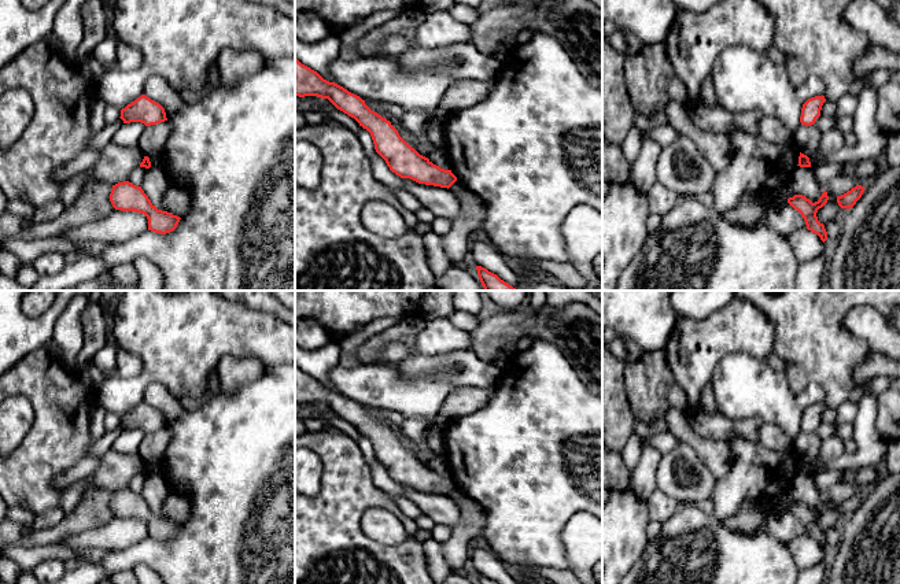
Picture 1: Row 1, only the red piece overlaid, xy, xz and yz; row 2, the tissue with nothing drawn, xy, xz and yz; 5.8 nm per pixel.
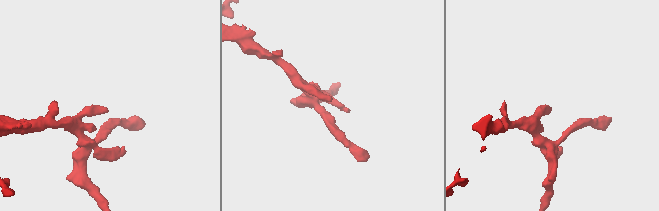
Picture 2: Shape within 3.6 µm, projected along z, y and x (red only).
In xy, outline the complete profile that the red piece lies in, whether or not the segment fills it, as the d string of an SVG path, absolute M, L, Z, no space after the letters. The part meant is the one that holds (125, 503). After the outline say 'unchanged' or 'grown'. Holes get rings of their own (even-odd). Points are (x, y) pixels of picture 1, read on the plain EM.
M129 488L112 492L110 509L115 517L144 521L148 526L148 537L155 540L166 542L173 539L181 526L167 518L158 517L141 494L136 494Z; unchanged

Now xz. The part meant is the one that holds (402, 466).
M296 365L295 403L328 406L338 417L354 425L359 433L370 440L376 459L386 467L390 477L401 485L447 496L457 488L451 477L440 476L412 455L391 429L372 418L365 407L343 393L324 387Z; unchanged

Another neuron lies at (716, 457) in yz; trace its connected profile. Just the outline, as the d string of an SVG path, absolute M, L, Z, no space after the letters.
M668 409L664 419L667 421L668 432L682 443L689 444L715 478L723 478L730 472L731 452L727 441L696 435L679 409Z

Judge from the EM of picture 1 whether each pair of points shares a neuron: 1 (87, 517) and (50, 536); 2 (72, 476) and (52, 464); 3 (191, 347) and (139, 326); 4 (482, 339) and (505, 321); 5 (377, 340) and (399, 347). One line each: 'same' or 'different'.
1: same
2: different
3: same
4: same
5: different

